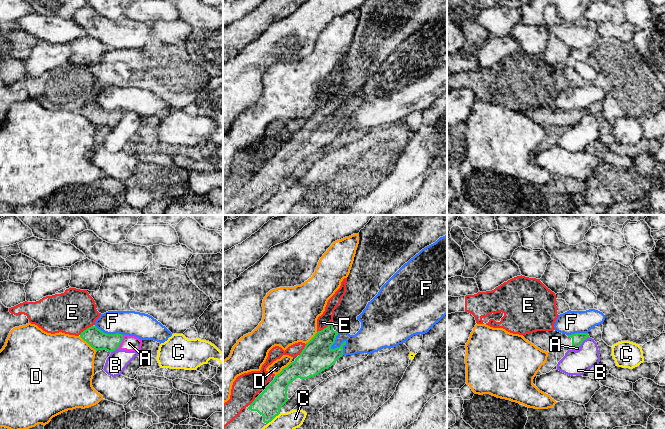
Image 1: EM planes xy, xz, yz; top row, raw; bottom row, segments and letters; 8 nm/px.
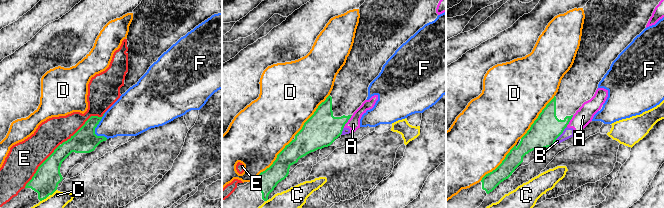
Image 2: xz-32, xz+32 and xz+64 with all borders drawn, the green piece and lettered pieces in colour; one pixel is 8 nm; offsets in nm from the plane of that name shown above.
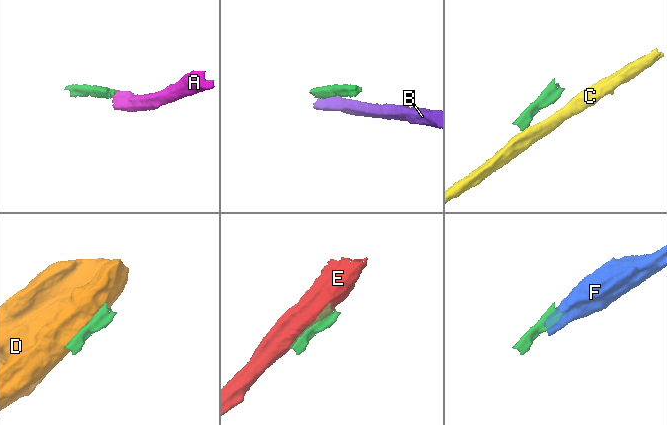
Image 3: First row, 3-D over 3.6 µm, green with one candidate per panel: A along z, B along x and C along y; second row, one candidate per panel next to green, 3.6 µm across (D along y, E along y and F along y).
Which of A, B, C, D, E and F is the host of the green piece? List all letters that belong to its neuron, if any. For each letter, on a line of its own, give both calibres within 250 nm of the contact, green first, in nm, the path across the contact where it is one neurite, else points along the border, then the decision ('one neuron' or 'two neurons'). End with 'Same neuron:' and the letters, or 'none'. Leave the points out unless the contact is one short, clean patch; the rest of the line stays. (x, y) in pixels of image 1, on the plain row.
A: 160 nm thick on the green side, 130 nm on the other; border along xy (123, 111), (121, 119), (116, 124); two neurons
B: 90 nm thick on the green side, 190 nm on the other; border along yz (589, 113), (579, 121); two neurons
C: 200 nm thick on the green side, 240 nm on the other; border along xz (280, 189), (267, 200); two neurons
D: 160 nm thick on the green side, 480 nm on the other; two neurons
E: 260 nm thick on the green side, 100 nm on the other; two neurons
F: 260 nm thick on the green side, 190 nm on the other; border along xz (337, 109), (331, 123), (336, 124), (341, 121), (343, 130); two neurons
Same neuron: none

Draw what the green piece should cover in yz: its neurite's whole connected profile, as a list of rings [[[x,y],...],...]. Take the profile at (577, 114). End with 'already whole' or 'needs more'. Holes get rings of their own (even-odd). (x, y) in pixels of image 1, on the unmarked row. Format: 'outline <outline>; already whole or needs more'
outline [[[555,106],[537,107],[522,112],[536,123],[546,128],[552,126],[574,126],[579,123],[584,116],[589,114],[588,109],[566,111]]]; needs more

